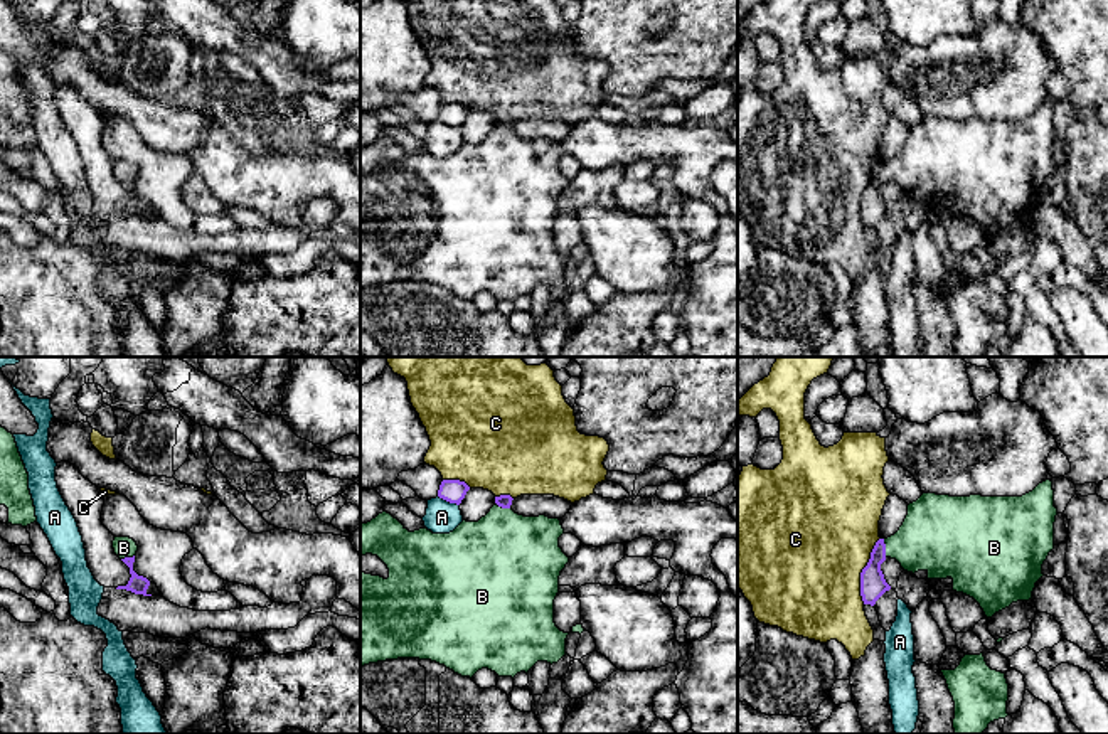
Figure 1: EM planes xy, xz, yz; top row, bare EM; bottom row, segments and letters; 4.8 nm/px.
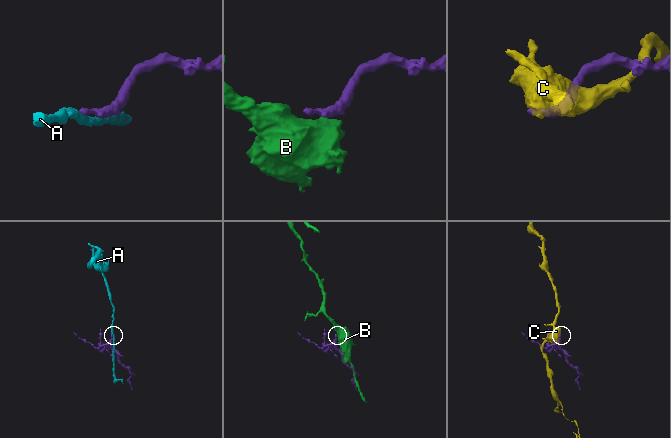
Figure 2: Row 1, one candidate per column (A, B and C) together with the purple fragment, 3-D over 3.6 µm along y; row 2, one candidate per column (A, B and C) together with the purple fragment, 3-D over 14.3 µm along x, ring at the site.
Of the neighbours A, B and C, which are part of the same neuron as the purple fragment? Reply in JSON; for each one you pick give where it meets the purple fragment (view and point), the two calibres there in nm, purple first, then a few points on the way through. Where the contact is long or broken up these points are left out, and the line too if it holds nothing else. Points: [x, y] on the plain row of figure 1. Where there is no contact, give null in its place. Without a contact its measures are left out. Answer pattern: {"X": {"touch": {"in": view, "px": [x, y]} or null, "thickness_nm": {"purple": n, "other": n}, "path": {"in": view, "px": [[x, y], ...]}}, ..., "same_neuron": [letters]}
{"B": {"touch": {"in": "yz", "px": [884, 170]}, "thickness_nm": {"purple": 130, "other": 340}, "path": {"in": "yz", "px": [[873, 207], [873, 189], [884, 170], [918, 169], [935, 159]]}}, "same_neuron": ["B"]}

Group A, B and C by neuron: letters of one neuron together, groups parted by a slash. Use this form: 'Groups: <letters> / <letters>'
Groups: A / B / C

